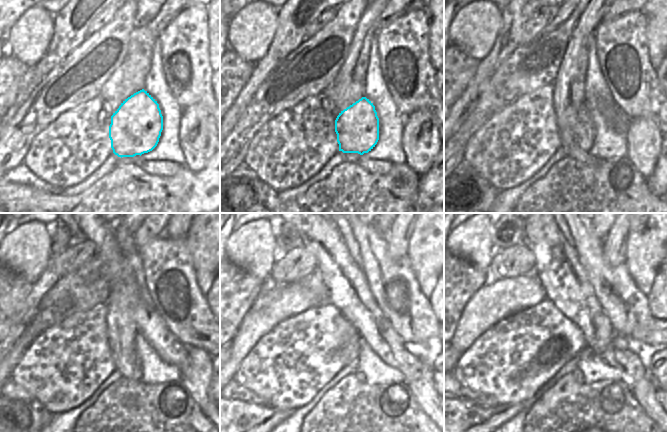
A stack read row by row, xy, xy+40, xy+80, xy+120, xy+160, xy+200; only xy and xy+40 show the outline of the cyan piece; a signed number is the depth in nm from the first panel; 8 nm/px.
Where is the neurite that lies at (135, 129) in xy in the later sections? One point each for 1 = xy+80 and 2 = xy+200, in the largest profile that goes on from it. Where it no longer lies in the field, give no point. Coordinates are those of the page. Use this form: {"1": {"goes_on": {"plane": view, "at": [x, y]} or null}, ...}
{"1": {"goes_on": {"plane": "xy+80", "at": [583, 131]}}, "2": {"goes_on": {"plane": "xy+200", "at": [577, 375]}}}

